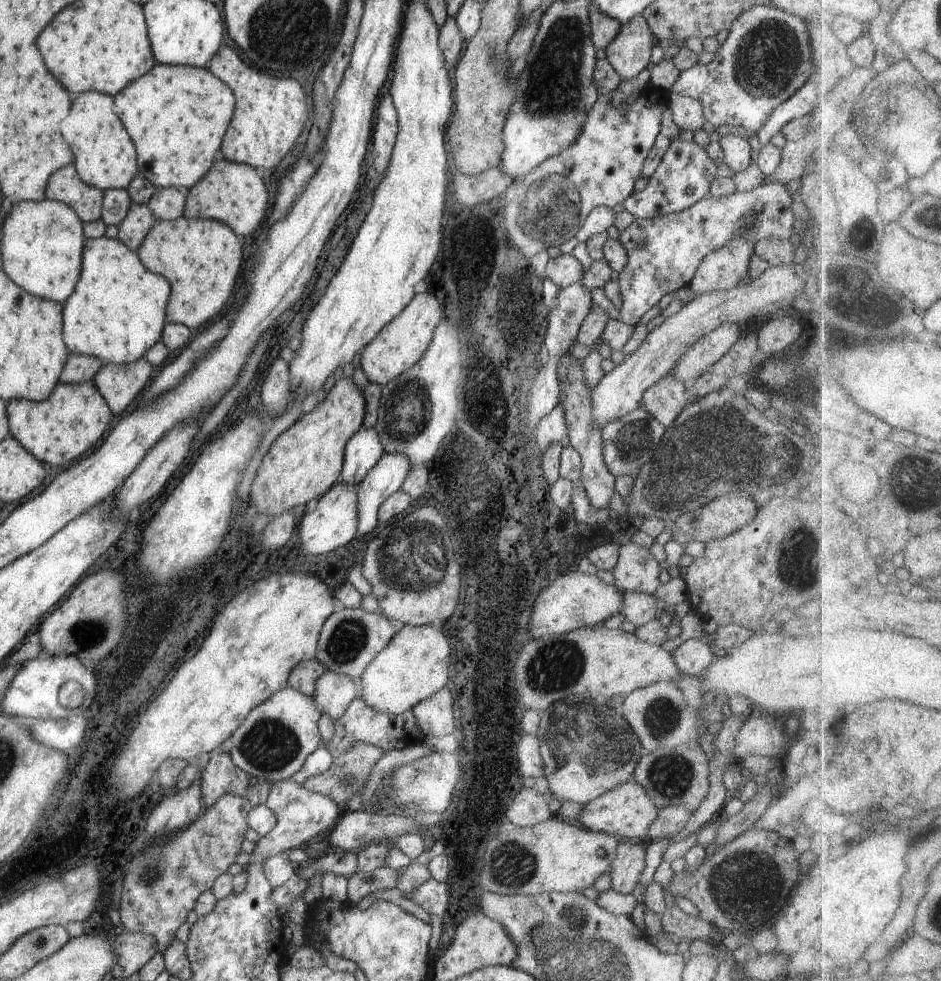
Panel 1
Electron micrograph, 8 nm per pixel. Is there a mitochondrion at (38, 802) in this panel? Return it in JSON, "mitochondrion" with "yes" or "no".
{"mitochondrion":"no"}

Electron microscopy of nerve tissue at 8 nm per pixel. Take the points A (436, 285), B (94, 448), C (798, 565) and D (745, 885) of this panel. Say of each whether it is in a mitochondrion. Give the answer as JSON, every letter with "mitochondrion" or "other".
{"A":"other","B":"other","C":"mitochondrion","D":"mitochondrion"}

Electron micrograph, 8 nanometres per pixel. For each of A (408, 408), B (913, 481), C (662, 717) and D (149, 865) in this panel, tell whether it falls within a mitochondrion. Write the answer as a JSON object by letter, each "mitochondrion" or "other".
{"A":"mitochondrion","B":"mitochondrion","C":"mitochondrion","D":"mitochondrion"}

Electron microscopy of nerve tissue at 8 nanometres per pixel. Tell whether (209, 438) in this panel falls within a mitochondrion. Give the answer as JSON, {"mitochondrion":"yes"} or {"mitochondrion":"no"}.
{"mitochondrion":"no"}

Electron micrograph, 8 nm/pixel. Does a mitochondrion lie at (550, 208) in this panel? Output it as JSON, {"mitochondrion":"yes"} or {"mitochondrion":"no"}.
{"mitochondrion":"yes"}

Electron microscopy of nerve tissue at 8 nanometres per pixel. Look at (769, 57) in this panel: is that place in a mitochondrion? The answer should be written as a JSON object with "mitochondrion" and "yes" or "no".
{"mitochondrion":"yes"}

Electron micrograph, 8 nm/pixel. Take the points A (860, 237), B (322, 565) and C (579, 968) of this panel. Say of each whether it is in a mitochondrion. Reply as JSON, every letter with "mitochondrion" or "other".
{"A":"mitochondrion","B":"other","C":"mitochondrion"}

